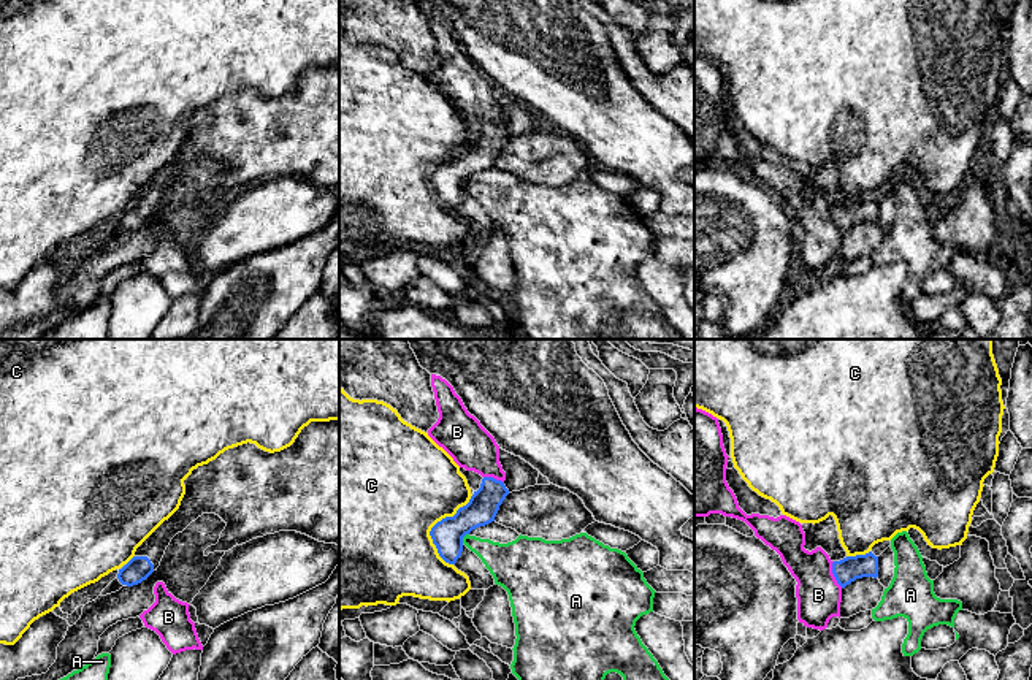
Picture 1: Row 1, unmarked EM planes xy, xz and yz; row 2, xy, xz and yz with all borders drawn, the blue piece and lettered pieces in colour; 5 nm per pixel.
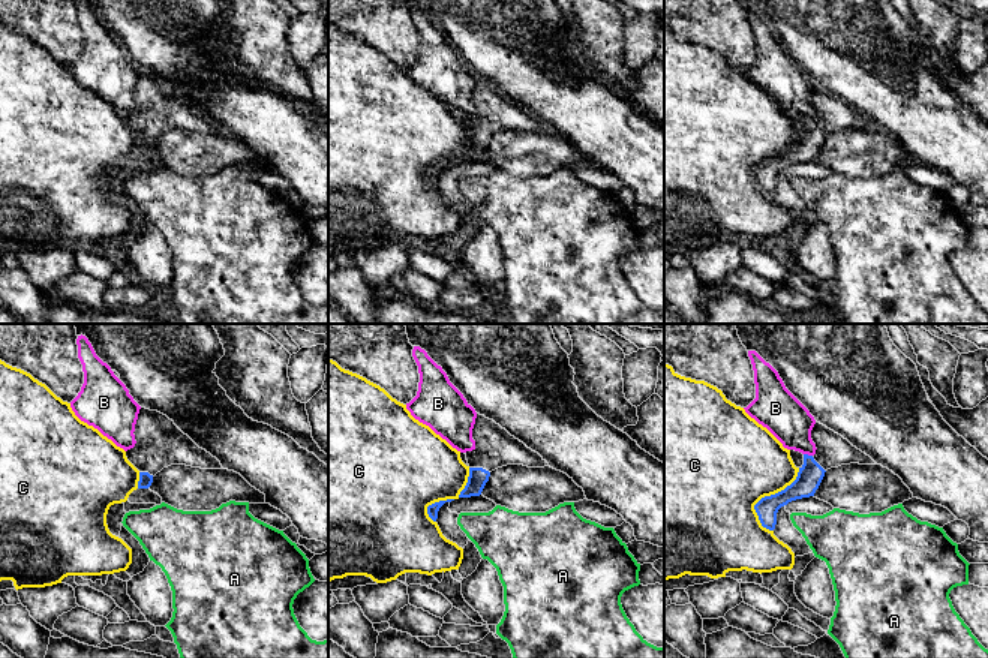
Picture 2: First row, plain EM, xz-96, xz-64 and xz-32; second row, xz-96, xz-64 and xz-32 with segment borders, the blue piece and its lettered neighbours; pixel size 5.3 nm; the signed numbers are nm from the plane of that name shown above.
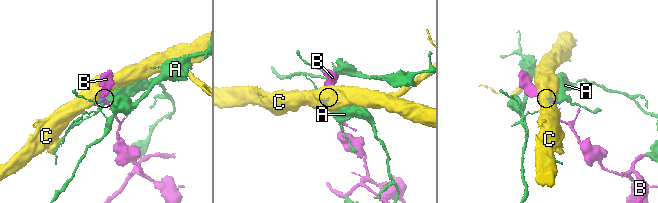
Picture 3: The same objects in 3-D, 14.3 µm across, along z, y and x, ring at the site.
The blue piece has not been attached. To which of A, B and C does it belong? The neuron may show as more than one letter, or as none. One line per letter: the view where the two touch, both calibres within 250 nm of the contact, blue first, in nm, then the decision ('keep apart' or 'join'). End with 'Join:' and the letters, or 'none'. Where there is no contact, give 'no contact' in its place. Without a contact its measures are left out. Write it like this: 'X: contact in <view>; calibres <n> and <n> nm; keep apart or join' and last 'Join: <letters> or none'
A: contact in xz; calibres 160 and 190 nm; keep apart
B: contact in yz; calibres 130 and 220 nm; keep apart
C: contact in xz; calibres 160 and 500 nm; keep apart
Join: none

